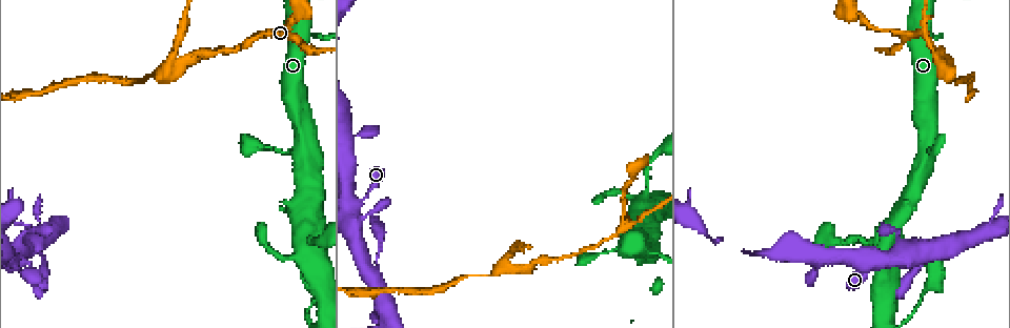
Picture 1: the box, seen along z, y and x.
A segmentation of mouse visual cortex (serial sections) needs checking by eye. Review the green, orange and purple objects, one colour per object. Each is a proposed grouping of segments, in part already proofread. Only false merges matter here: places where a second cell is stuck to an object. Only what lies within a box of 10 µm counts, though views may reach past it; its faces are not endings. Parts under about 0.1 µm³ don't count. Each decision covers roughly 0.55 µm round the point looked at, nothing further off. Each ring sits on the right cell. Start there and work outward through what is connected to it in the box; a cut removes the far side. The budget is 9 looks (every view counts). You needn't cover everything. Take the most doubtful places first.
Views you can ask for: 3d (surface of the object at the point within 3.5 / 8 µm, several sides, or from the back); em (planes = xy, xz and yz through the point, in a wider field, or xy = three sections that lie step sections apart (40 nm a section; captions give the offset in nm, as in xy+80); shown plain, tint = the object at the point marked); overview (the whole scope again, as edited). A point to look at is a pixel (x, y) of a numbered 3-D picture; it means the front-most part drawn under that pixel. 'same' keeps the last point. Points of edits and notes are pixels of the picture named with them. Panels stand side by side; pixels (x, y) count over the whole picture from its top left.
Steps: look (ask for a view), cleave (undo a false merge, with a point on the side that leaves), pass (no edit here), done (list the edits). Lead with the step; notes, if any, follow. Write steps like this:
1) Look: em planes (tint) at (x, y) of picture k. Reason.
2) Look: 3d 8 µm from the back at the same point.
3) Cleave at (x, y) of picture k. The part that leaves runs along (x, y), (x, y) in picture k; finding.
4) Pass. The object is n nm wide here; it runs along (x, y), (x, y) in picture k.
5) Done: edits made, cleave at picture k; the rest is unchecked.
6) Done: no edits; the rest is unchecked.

Look: 3d 3.5 µm at (507, 268) of picture 1. Sharp bend.

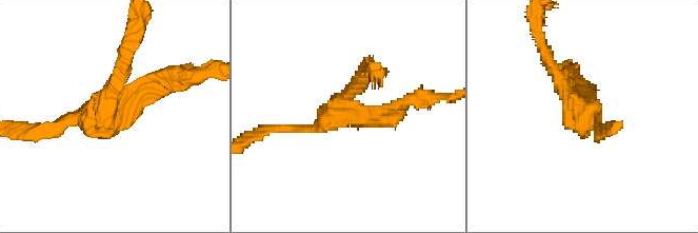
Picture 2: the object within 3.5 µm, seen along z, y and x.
Look: em planes (tint) at (110, 103) of picture 2. 3 arms meet here; the arms are 150, 150, 200 nm wide.

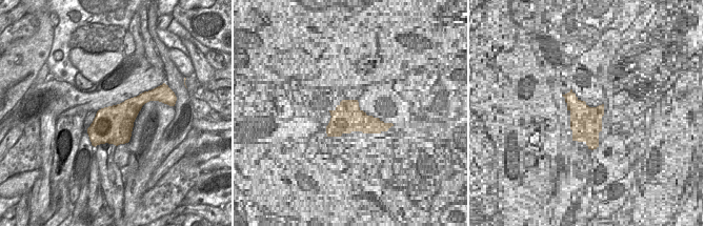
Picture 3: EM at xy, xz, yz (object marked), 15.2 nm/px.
Cleave at (126, 44) of picture 2. The part that leaves runs along (118, 76), (127, 60), (134, 24) in picture 2; a second cell is stuck on.

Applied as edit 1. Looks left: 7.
Look: 3d 8 µm at (646, 197) of picture 1. Sudden change in width.

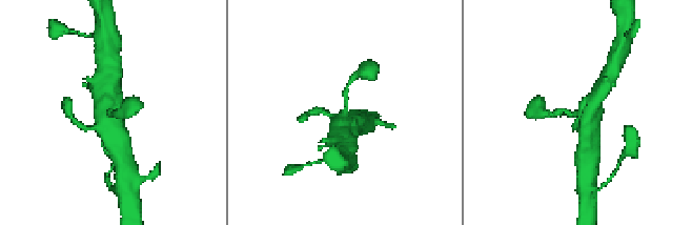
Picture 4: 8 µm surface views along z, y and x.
Look: em planes (tint) at the same point.

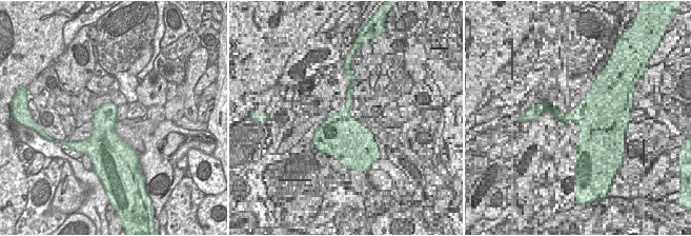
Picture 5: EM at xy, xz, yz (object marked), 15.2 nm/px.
Pass. All the same cell.

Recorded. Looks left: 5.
Look: 3d 3.5 µm at (860, 21) of picture 1. Calibre changes.

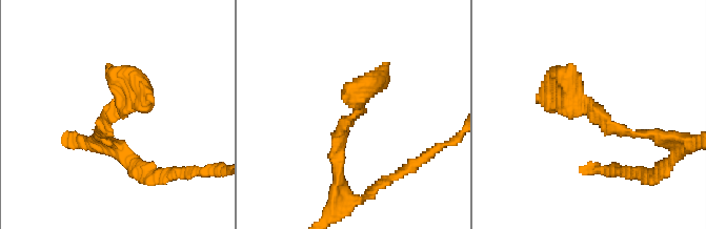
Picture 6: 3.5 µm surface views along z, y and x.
Look: em xy step 1 (tint) at (593, 114) of picture 6.

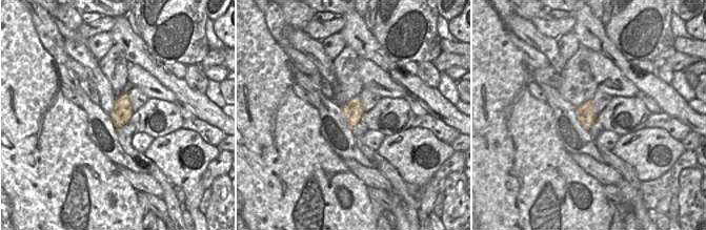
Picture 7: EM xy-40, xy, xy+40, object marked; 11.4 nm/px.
Look: em planes (tint) at the same point.

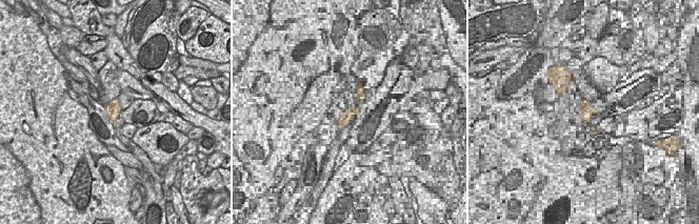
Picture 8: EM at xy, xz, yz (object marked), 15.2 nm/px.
Pass. It runs along (340, 180), (337, 133), (382, 71) in picture 6; continuous, no second cell.

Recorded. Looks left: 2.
Look: 3d 3.5 µm from the back at (922, 293) of picture 1. Abrupt turn.

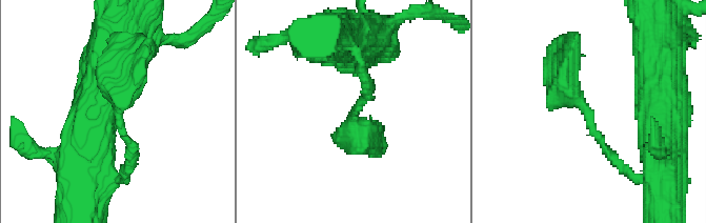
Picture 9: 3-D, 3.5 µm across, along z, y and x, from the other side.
Pass. It runs along (622, 168), (565, 87), (570, 52) in picture 9; one cell here.

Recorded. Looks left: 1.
Done: edits made, cleave at picture 2; the rest is unchecked.

